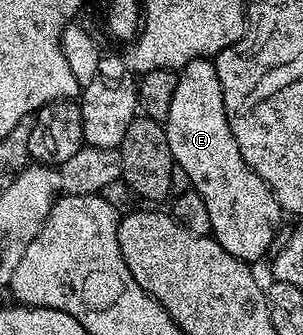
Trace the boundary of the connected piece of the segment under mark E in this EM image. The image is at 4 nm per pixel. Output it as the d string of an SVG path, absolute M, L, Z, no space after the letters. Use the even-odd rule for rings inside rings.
M200 57L181 68L175 99L171 99L171 111L167 111L163 124L176 168L187 171L192 192L207 203L213 240L246 263L266 256L275 231L283 224L283 210L267 183L245 162L235 135L231 135L217 66L212 60Z

